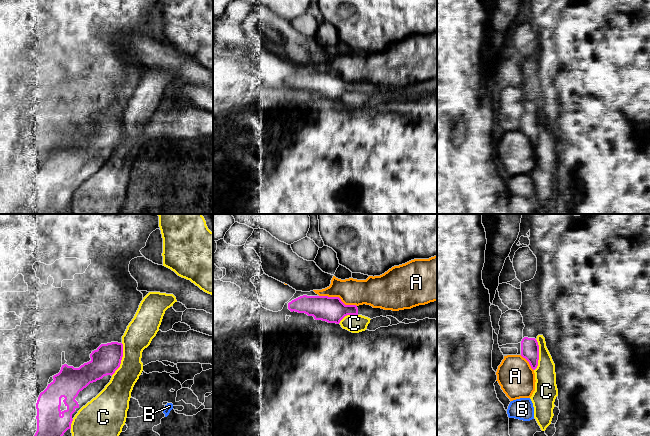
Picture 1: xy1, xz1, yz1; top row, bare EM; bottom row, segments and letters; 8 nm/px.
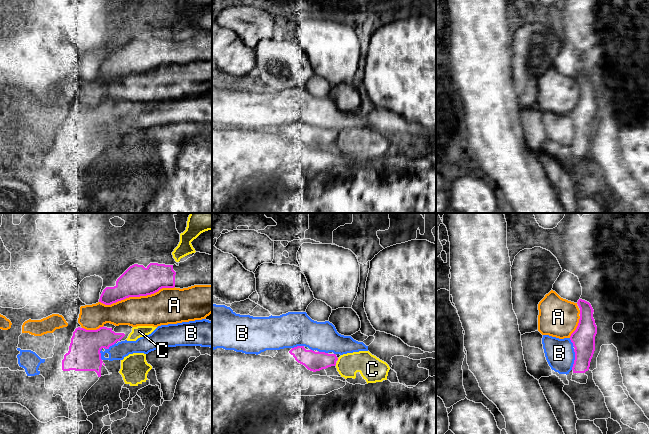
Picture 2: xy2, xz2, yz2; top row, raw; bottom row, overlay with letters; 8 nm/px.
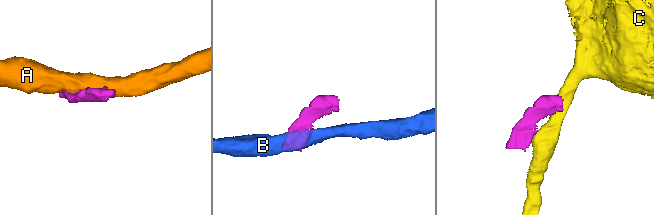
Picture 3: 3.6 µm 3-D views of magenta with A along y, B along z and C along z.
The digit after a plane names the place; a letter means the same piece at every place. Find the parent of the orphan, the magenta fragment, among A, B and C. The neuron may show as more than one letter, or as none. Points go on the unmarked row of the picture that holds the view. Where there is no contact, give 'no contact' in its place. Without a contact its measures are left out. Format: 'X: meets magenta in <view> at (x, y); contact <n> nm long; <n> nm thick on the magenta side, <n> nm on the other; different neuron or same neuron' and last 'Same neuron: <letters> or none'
A: meets magenta in xy2 at (136, 72); contact 600 nm long; 240 nm thick on the magenta side, 280 nm on the other; different neuron
B: meets magenta in yz2 at (575, 135); contact 170 nm long; 190 nm thick on the magenta side, 240 nm on the other; different neuron
C: meets magenta in xy1 at (121, 135); contact 280 nm long; 220 nm thick on the magenta side, 220 nm on the other; different neuron
Same neuron: none

